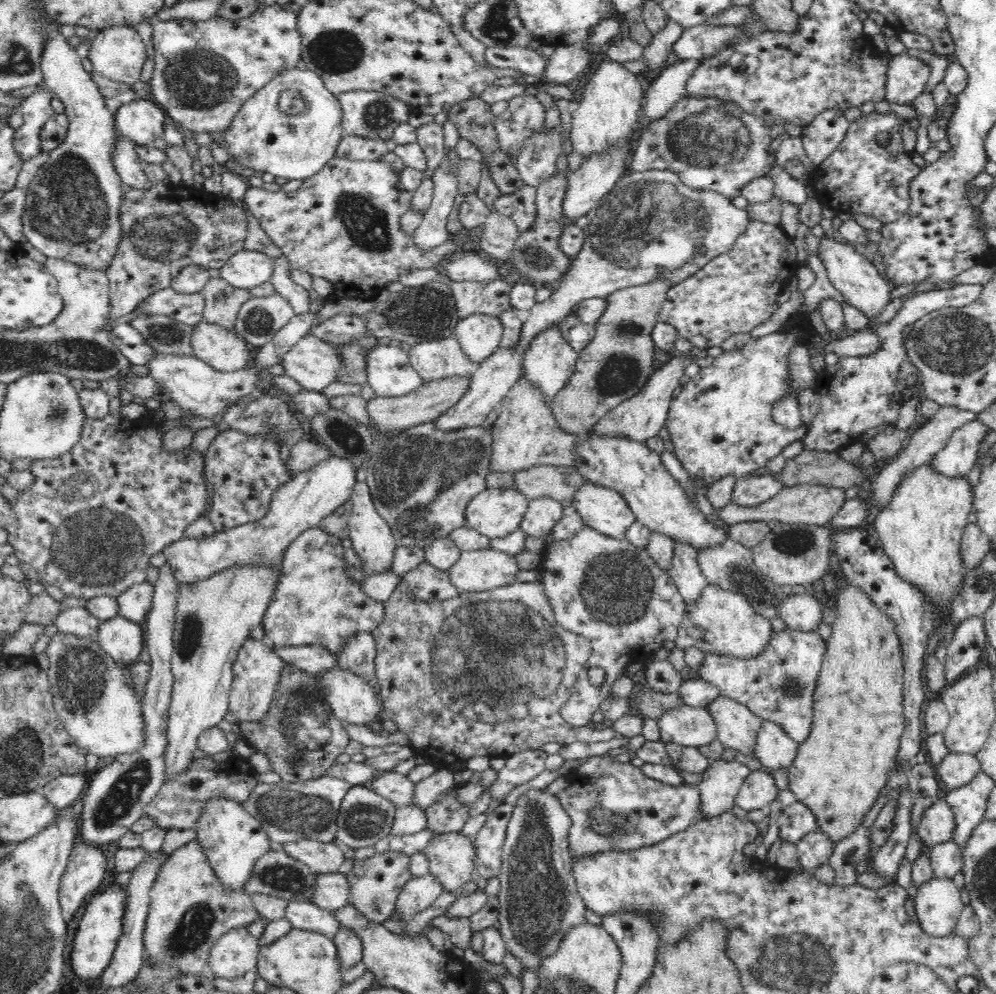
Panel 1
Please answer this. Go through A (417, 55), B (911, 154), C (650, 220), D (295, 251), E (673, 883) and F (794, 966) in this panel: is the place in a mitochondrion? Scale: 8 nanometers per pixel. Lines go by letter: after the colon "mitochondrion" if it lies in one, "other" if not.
A: other
B: other
C: mitochondrion
D: other
E: other
F: mitochondrion

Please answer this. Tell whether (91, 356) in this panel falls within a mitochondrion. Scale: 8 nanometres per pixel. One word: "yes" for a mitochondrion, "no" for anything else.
yes

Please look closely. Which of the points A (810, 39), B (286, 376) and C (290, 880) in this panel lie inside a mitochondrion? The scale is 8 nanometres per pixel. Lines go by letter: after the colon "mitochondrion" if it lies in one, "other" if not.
A: other
B: other
C: mitochondrion

